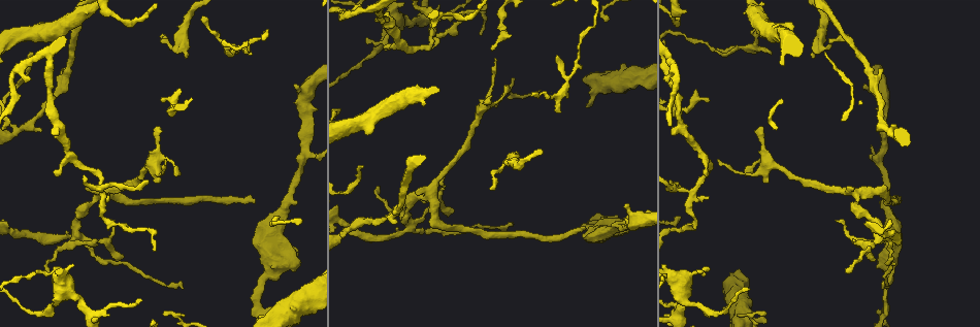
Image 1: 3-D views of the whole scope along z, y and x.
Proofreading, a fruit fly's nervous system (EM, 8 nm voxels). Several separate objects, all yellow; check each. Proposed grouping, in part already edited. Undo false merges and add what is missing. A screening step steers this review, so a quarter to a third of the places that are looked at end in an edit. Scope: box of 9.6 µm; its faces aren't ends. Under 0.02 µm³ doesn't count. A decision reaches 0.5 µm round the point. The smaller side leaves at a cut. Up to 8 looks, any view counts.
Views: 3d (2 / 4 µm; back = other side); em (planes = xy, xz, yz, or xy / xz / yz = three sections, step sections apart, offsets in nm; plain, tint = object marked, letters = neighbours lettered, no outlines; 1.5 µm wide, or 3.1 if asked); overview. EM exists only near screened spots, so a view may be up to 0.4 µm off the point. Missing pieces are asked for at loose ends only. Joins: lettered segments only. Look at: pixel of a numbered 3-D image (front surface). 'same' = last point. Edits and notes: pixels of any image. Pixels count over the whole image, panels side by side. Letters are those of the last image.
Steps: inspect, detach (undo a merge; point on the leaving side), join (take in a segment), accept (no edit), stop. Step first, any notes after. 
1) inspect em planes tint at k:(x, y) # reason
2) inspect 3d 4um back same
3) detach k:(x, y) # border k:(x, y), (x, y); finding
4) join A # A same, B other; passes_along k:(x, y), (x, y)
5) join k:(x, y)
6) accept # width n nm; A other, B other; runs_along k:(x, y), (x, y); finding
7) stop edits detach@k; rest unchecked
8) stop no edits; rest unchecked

inspect 3d 4um at 1:(879, 158) # arms part here

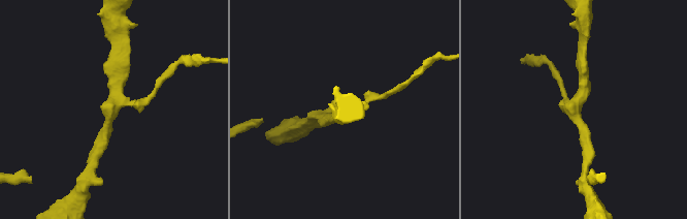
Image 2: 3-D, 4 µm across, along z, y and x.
inspect em yz step 4 letters at 2:(574, 105) # arms 3; need the tissue

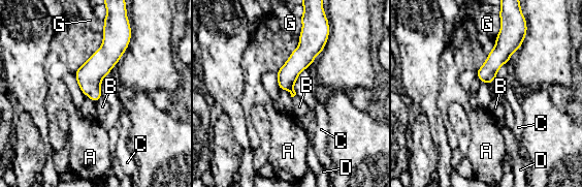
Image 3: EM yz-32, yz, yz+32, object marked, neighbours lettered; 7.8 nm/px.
inspect em planes letters same # cut it another way

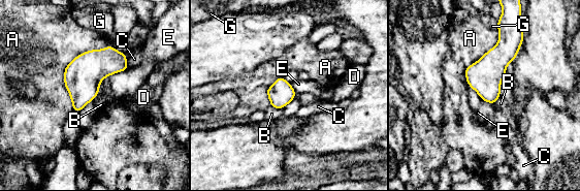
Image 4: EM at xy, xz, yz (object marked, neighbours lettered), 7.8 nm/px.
accept # A other, B other, C other, D other, E other, G other; runs_along 4:(509, 13), (490, 100); one neuron here

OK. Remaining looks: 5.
inspect 3d 4um back at 1:(879, 191) # abrupt turn

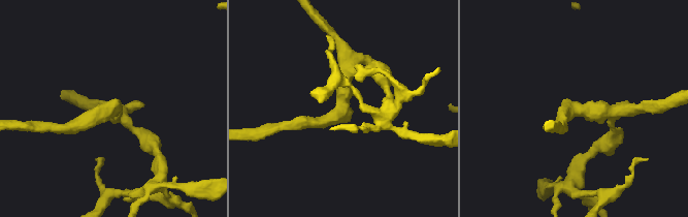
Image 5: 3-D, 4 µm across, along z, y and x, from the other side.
inspect em planes plain at 5:(571, 110) # shape alone is not enough

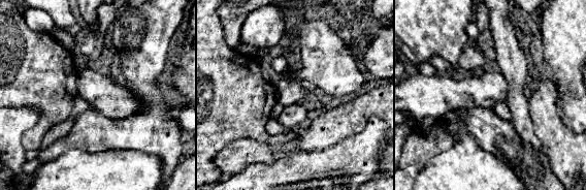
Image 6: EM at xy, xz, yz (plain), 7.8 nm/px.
inspect em planes letters same

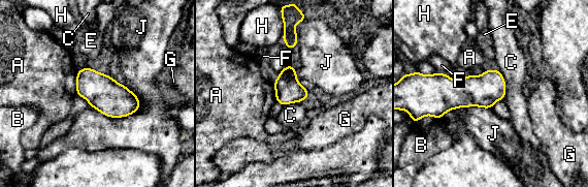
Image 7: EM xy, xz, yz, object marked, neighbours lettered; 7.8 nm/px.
accept # width 200 nm; A other, B other, C other, E other, F other, G other, H other, J other; border 7:(140, 100), (123, 117), (90, 105); all the same neuron

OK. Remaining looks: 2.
inspect em xy step 4 letters at 1:(49, 269) # tapers out

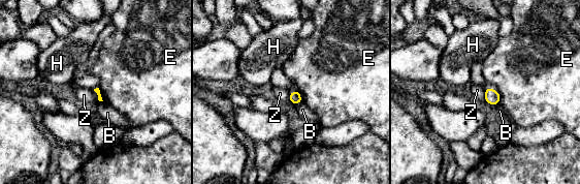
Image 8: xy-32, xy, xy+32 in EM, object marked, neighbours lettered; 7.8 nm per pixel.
inspect em yz step 8 letters same

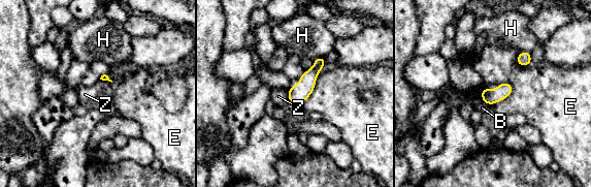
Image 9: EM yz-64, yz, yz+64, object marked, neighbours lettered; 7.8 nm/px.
accept # width 120 nm; B other, E other, H other, Z other; border 9:(510, 82), (512, 92), (491, 104); none of them fits

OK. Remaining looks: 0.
stop no edits; rest unchecked

